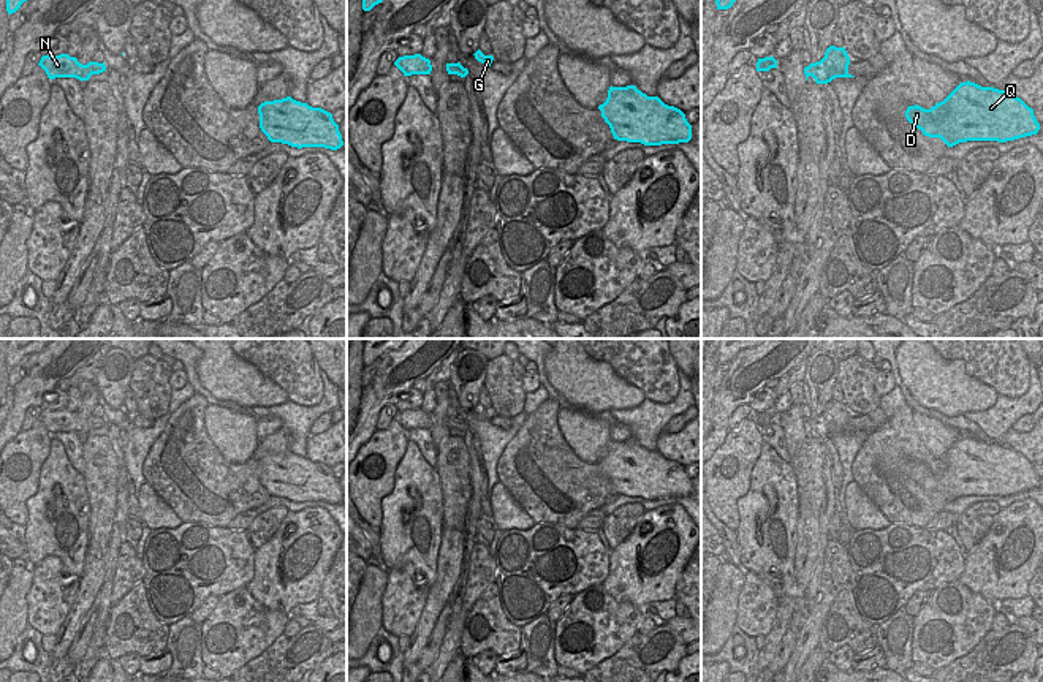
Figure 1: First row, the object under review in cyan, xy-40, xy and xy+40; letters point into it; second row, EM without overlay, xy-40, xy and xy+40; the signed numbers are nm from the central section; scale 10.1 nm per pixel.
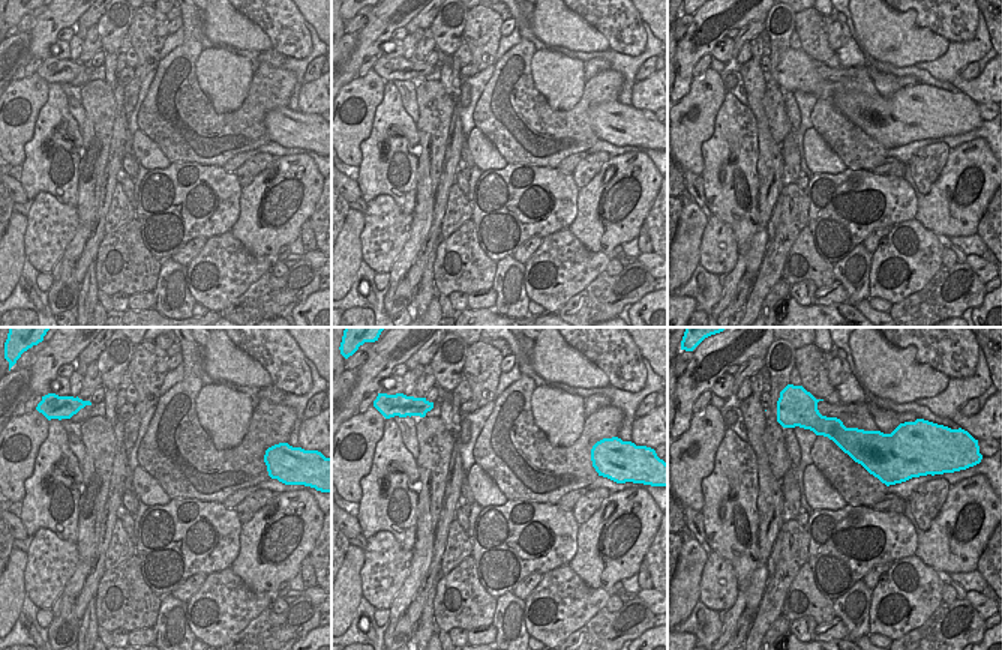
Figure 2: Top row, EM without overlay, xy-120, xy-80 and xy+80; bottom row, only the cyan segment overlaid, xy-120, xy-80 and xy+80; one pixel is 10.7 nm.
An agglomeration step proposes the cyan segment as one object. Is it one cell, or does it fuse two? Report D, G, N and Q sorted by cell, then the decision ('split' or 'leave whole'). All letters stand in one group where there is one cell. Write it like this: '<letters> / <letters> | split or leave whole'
D G N Q | leave whole

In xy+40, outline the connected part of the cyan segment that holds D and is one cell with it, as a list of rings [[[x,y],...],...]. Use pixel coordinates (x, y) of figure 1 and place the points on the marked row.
[[[961,82],[931,109],[908,106],[907,120],[948,147],[967,141],[1007,142],[1037,135],[1040,123],[1021,98],[994,87]]]

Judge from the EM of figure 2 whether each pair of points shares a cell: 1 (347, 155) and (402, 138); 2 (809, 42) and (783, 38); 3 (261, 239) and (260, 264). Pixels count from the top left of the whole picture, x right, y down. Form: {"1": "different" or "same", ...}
{"1": "different", "2": "different", "3": "different"}

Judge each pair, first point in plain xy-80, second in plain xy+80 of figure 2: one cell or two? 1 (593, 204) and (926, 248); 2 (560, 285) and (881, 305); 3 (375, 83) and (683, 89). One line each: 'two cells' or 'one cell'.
1: two cells
2: two cells
3: two cells

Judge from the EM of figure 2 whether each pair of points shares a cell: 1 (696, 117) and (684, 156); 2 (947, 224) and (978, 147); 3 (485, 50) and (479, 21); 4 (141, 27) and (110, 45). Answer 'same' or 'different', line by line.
1: same
2: same
3: same
4: different

